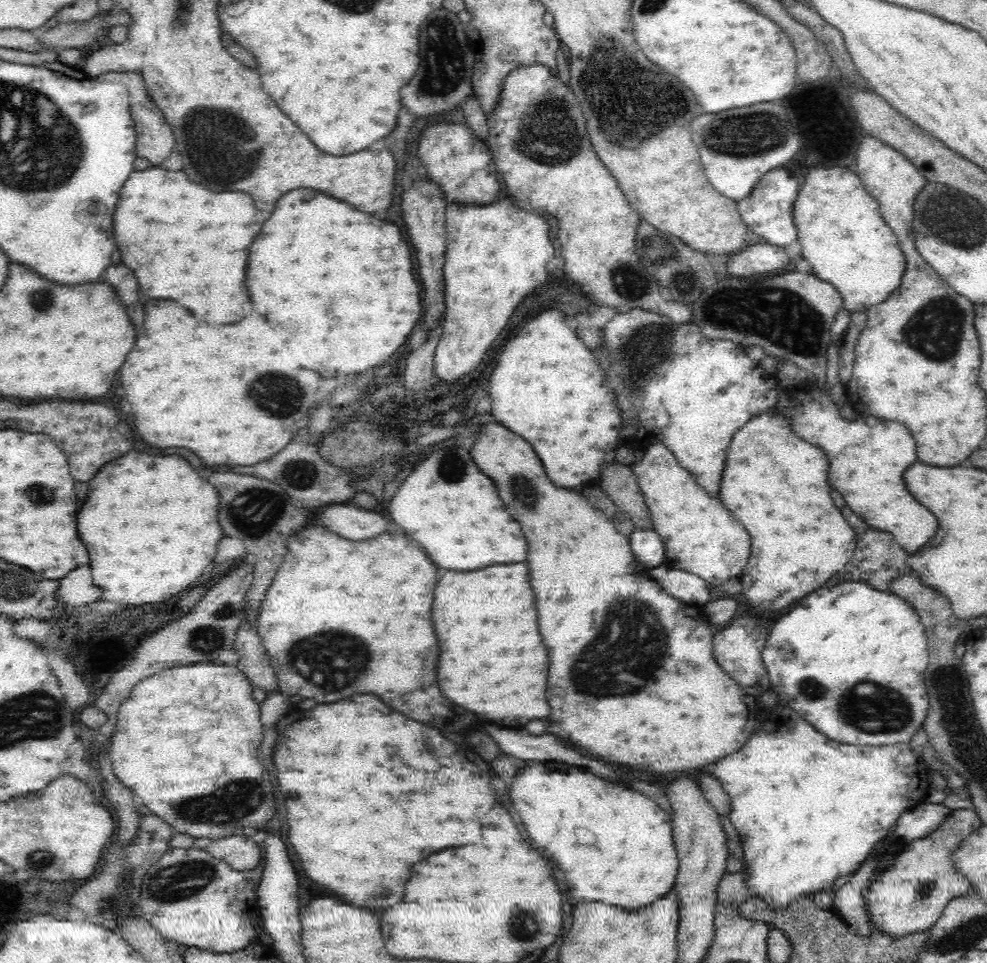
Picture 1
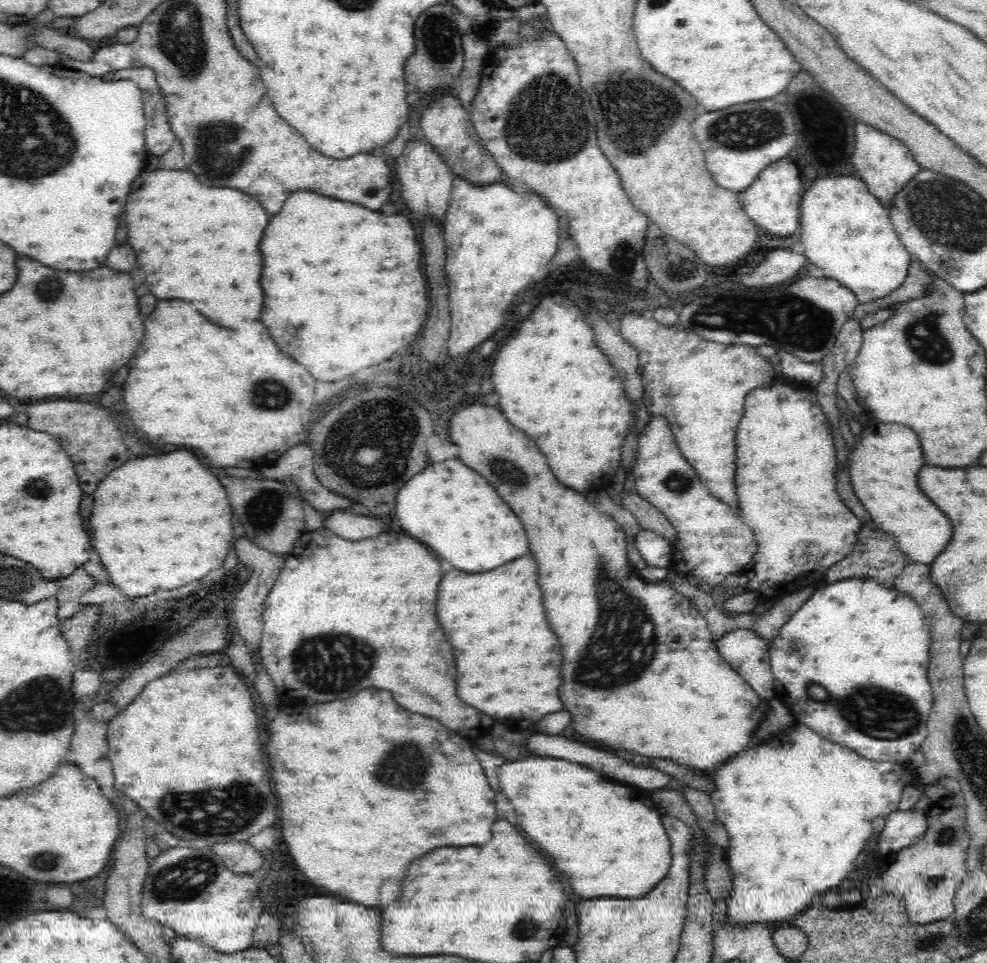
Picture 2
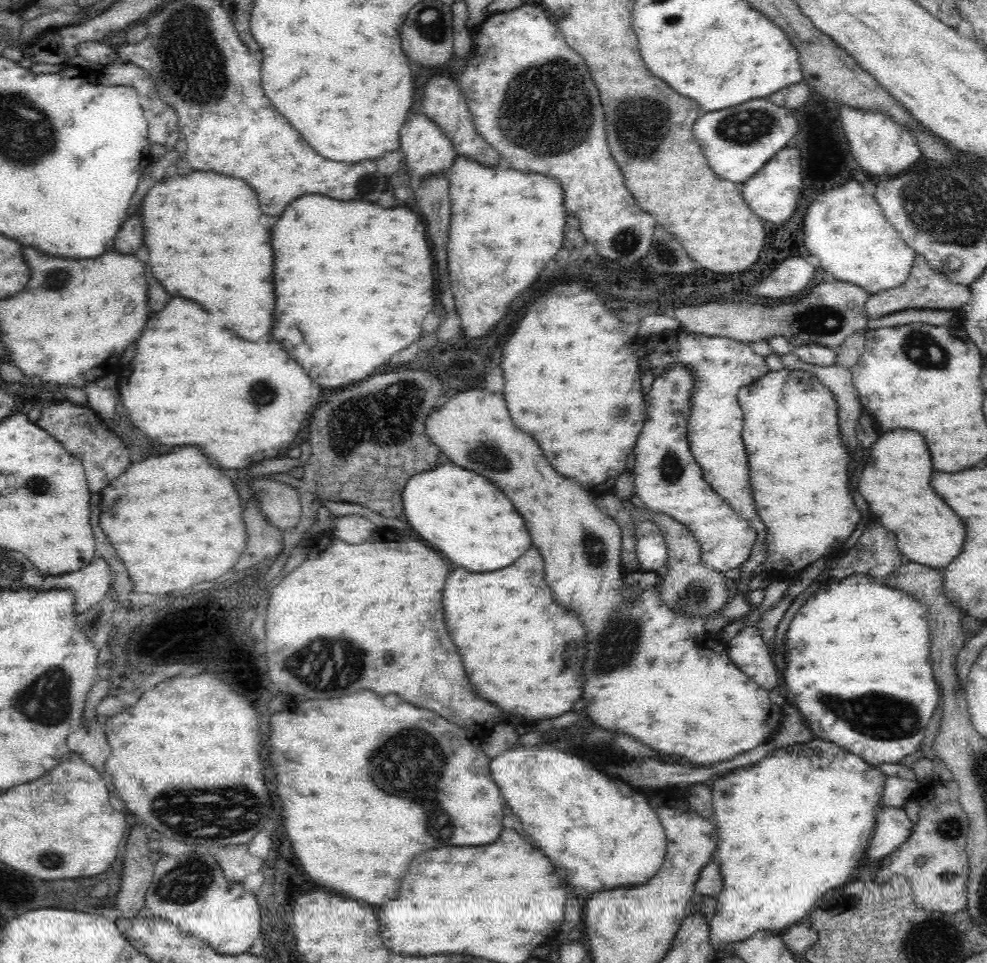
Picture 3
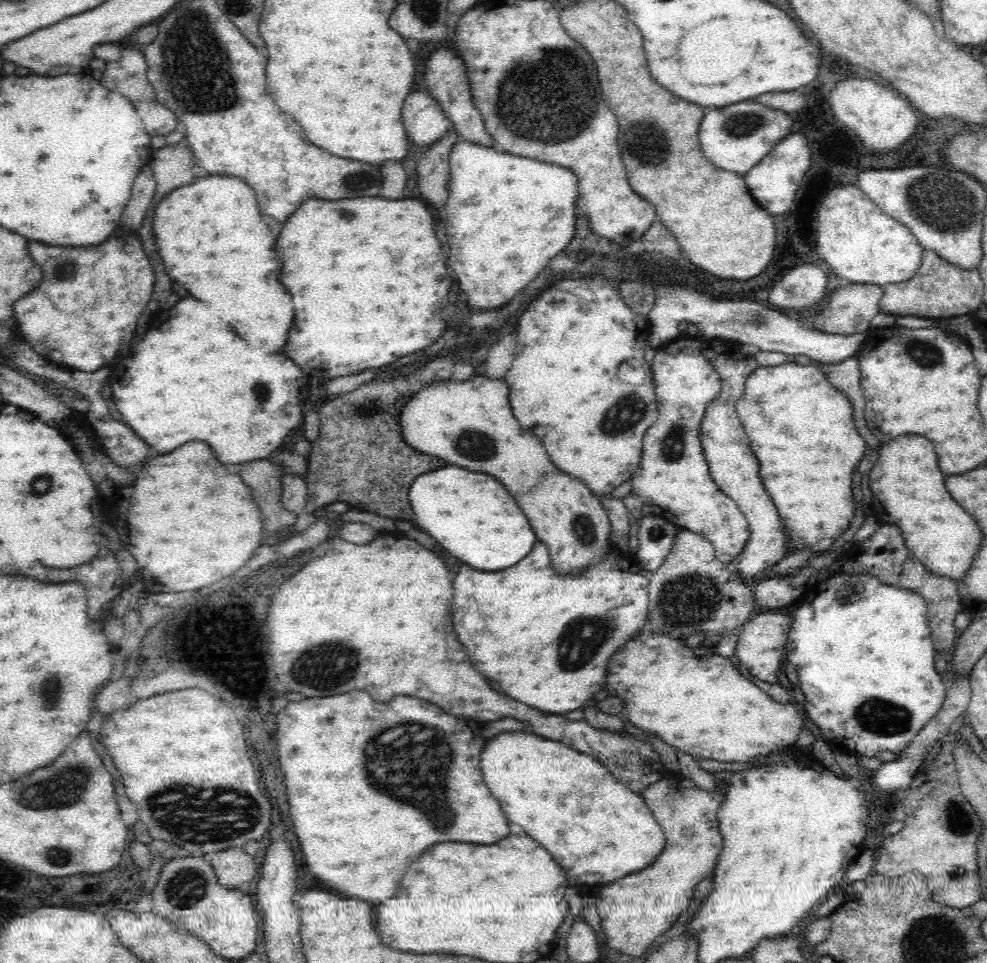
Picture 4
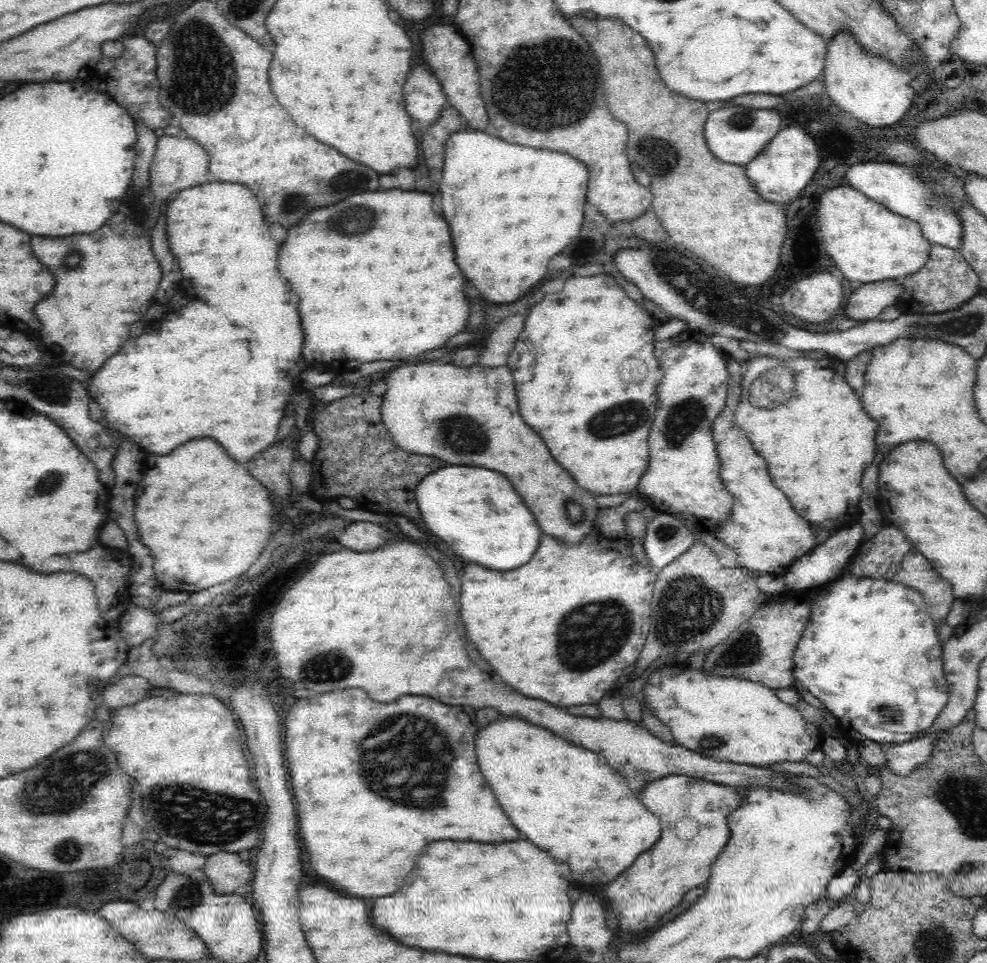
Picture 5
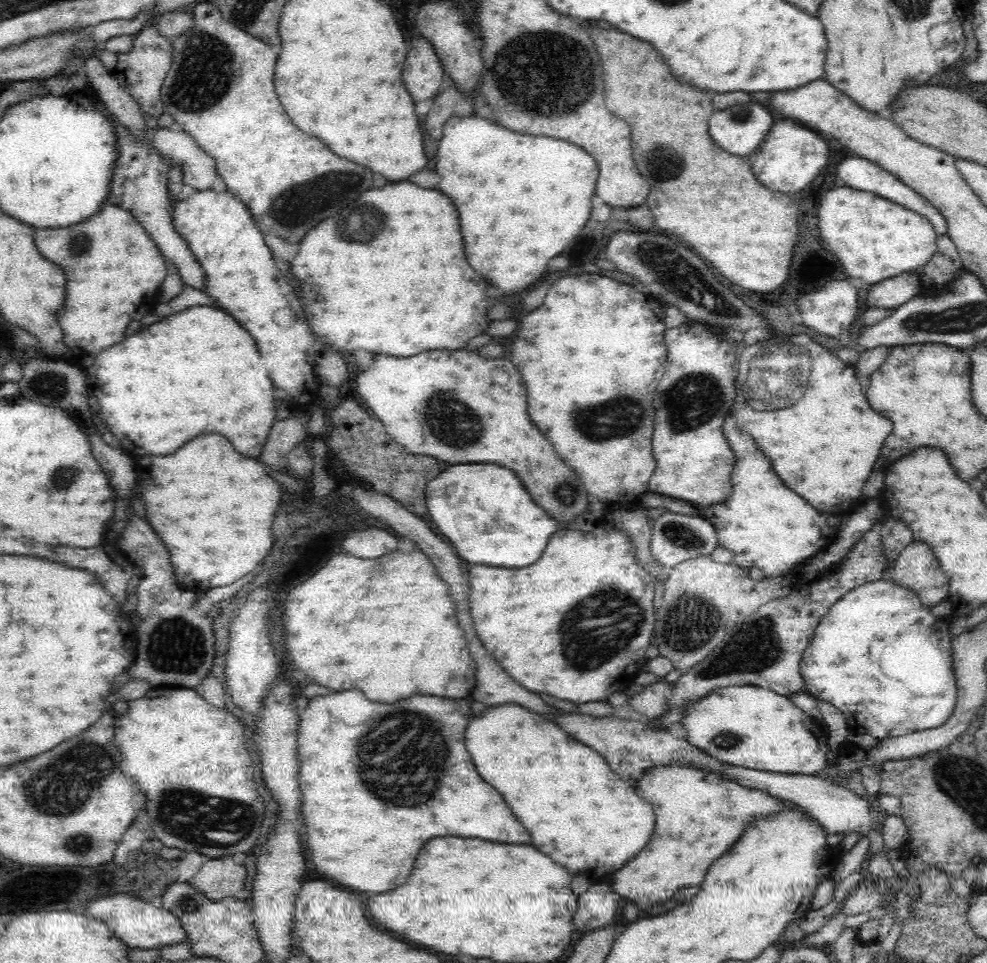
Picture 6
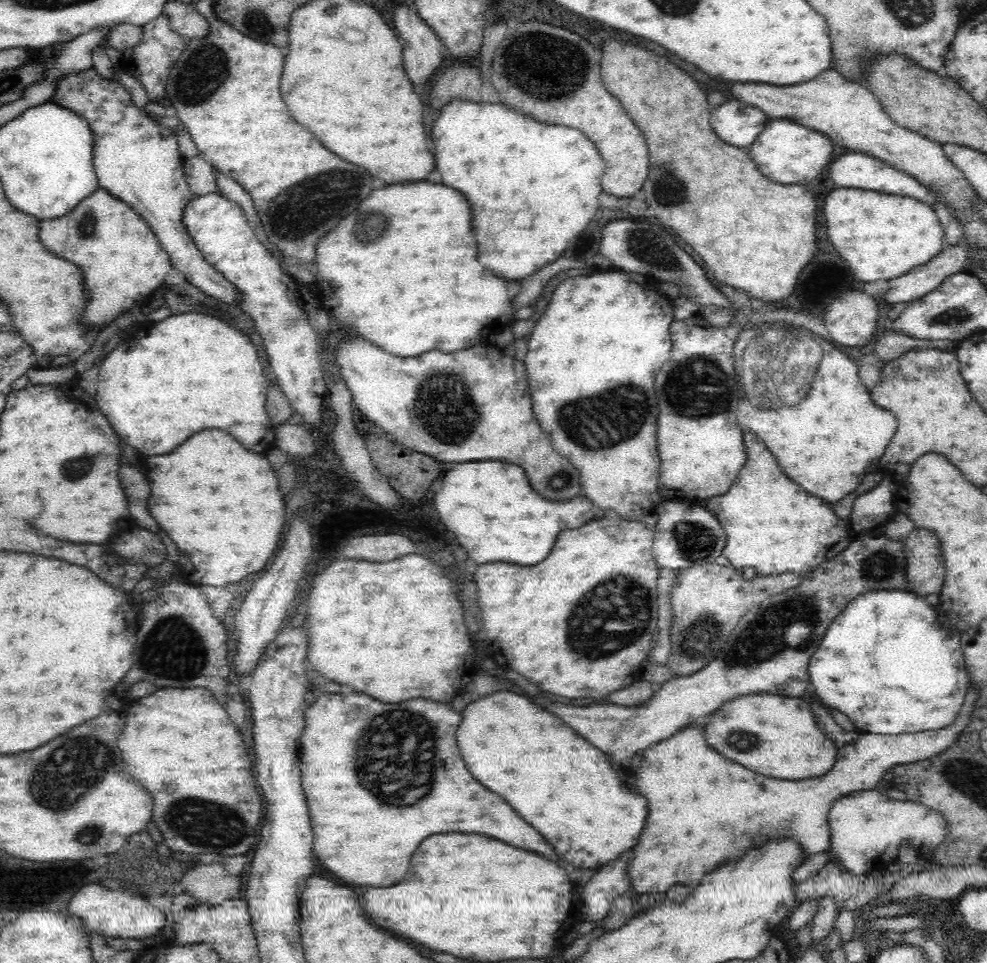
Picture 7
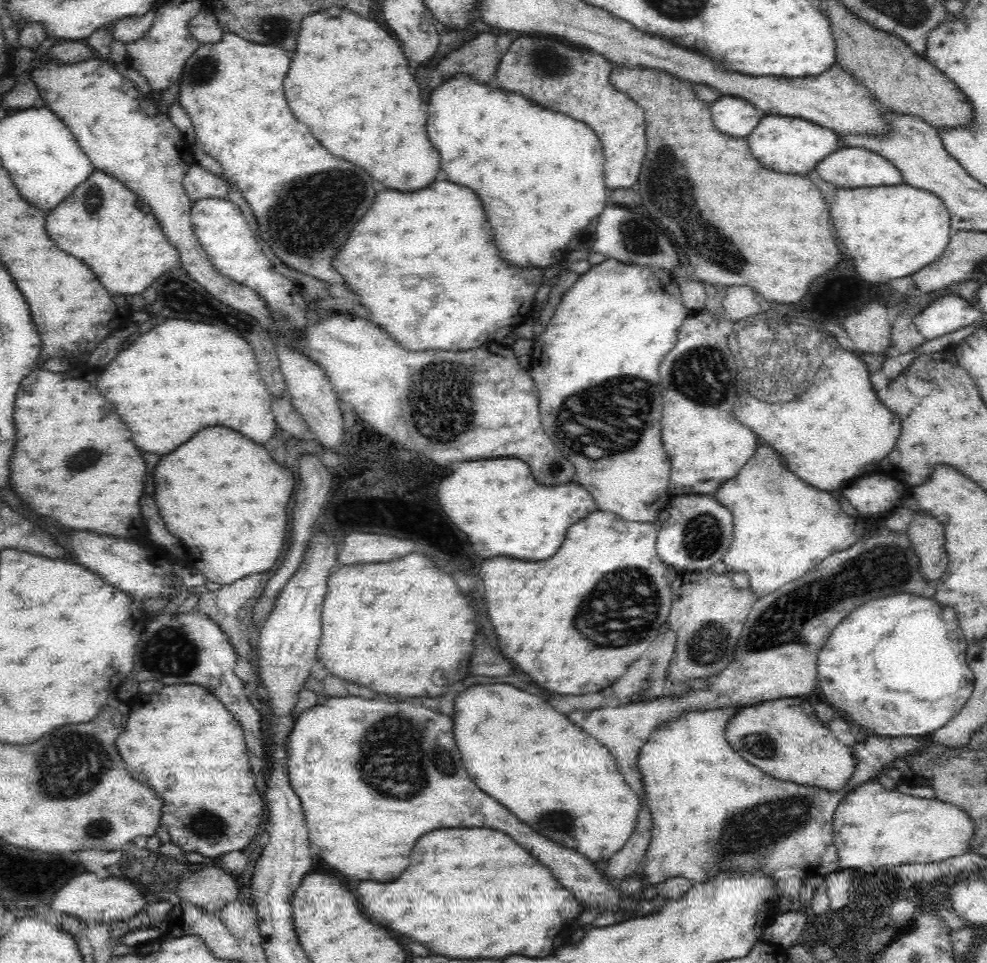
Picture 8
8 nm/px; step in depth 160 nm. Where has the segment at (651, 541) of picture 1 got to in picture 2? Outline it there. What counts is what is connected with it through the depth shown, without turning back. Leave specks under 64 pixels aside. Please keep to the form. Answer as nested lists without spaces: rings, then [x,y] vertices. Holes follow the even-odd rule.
[[[642,528],[635,536],[635,547],[646,562],[646,566],[656,568],[671,567],[673,546],[662,535]]]

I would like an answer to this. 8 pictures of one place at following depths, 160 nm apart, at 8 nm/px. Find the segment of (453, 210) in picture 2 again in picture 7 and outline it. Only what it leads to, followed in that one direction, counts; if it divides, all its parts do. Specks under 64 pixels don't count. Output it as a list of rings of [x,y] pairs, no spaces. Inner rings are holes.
[[[452,98],[446,106],[442,106],[440,116],[432,126],[432,140],[442,184],[464,194],[474,194],[466,196],[466,200],[474,214],[472,228],[478,238],[478,260],[500,278],[520,280],[558,260],[568,242],[590,224],[599,208],[598,196],[603,192],[601,180],[606,166],[597,146],[581,130],[536,122],[534,118],[522,116],[504,104],[490,106],[482,101]]]

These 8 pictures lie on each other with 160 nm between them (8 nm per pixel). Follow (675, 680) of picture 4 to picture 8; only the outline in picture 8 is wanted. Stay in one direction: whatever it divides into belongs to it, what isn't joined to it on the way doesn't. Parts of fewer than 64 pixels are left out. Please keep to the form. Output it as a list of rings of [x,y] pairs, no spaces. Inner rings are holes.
[[[780,698],[744,707],[726,727],[726,740],[746,762],[780,781],[813,786],[828,793],[841,791],[857,765],[853,748],[836,739],[808,702]],[[808,708],[808,712],[804,710]]]

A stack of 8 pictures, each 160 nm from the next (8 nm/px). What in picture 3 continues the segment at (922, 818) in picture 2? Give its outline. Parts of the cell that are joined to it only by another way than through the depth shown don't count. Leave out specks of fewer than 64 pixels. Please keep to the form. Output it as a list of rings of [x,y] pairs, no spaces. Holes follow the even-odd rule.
[[[880,805],[876,813],[874,835],[864,852],[862,868],[894,852],[908,838],[912,829],[913,825],[903,808]]]

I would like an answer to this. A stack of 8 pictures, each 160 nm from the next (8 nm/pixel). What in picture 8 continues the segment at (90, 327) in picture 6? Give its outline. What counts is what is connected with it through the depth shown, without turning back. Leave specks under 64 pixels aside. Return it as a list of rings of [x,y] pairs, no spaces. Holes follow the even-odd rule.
[[[97,168],[92,170],[92,174],[84,182],[80,182],[72,189],[58,206],[52,208],[47,216],[48,236],[64,252],[84,260],[110,294],[140,294],[160,274],[169,272],[180,261],[178,249],[164,235],[162,225],[154,217],[154,212],[145,208],[139,198],[115,176],[110,176]]]

